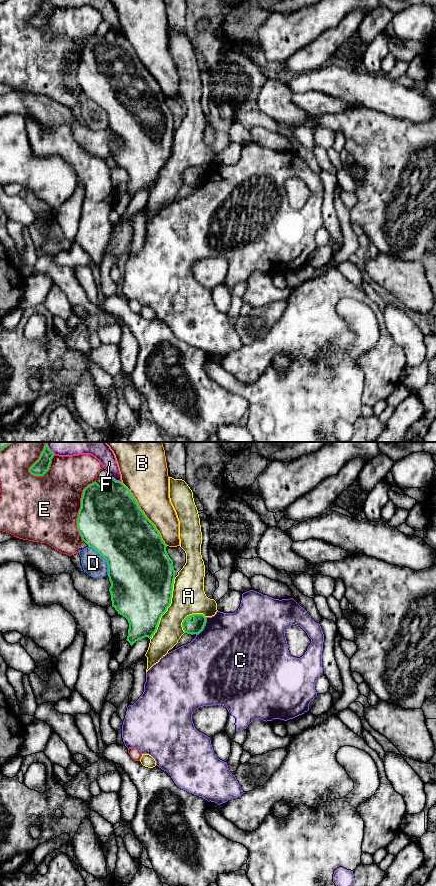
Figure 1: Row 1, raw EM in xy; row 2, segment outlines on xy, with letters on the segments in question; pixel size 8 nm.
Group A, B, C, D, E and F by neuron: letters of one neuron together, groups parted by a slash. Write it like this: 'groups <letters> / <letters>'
groups A / B / C / D / E / F

